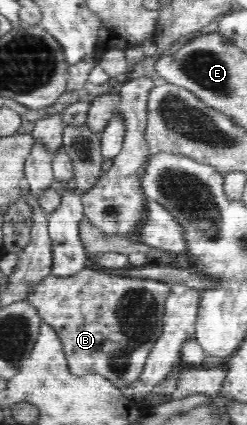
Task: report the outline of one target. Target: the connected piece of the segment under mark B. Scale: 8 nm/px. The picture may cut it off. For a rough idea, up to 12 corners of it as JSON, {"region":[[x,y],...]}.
{"region":[[108,275],[52,317],[69,371],[122,391],[162,336],[164,281]]}

